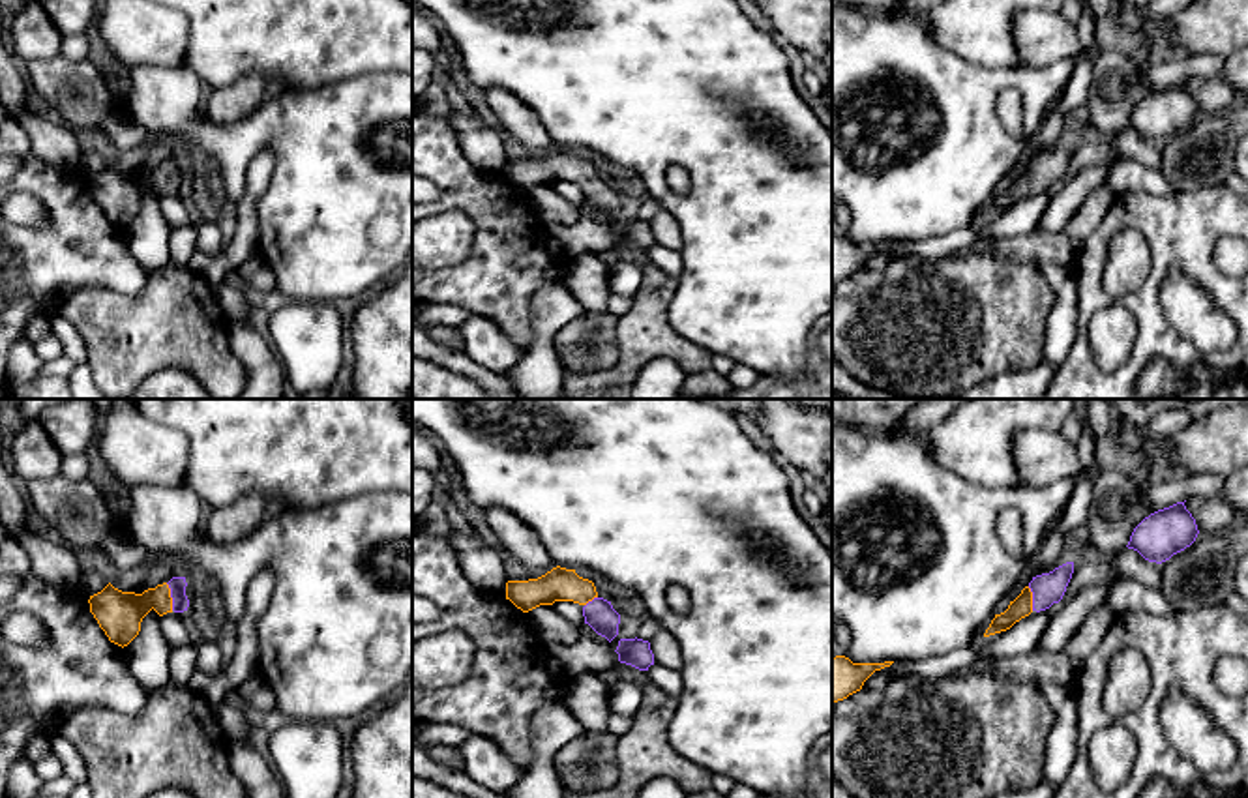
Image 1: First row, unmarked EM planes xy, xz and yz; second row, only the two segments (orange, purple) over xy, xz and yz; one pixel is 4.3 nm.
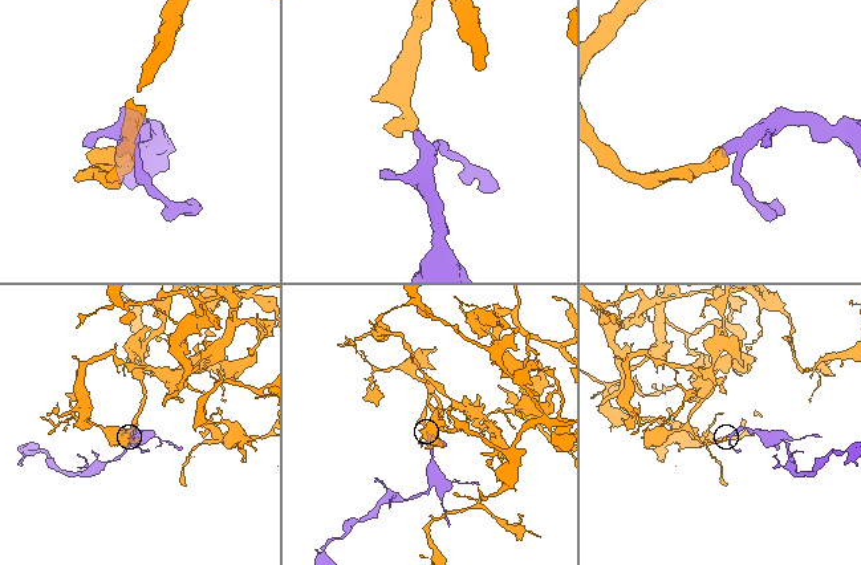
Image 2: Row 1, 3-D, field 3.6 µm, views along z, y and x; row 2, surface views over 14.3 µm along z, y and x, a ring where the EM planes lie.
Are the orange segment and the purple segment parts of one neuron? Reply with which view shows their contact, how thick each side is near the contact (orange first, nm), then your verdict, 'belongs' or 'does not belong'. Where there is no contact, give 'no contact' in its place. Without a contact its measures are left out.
meets orange in xy; 190 nm thick on the orange side, 70 nm on the other; belongs

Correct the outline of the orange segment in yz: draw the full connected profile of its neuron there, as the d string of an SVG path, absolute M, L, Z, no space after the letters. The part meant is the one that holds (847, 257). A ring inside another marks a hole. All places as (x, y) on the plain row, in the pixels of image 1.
M845 236L832 238L832 283L843 281L862 270L864 262L894 242L884 244L853 244Z

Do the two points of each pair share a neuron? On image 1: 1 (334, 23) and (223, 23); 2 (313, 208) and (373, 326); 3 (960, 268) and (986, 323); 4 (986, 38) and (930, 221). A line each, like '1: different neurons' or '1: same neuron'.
1: same neuron
2: different neurons
3: same neuron
4: different neurons

